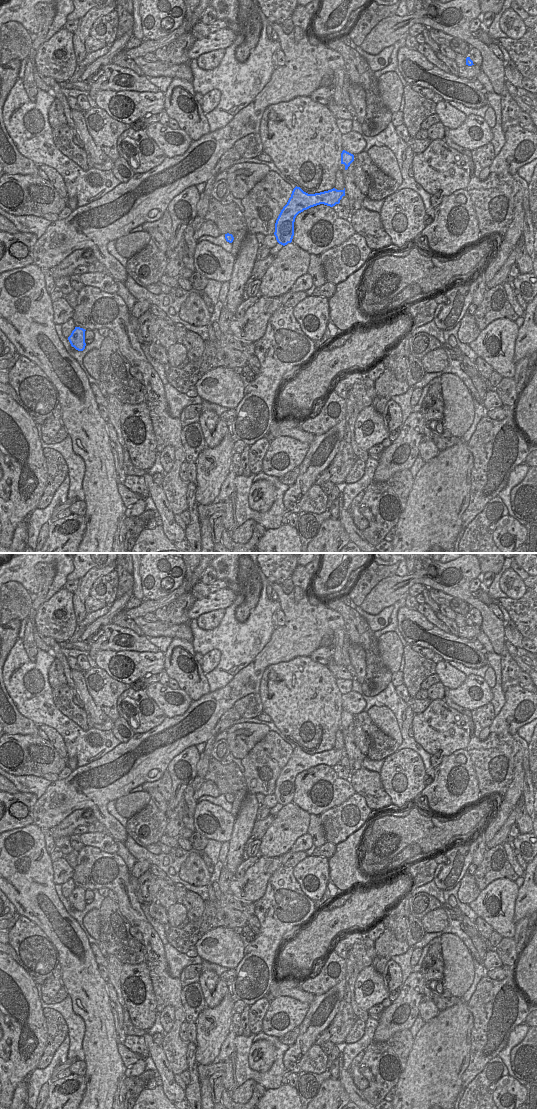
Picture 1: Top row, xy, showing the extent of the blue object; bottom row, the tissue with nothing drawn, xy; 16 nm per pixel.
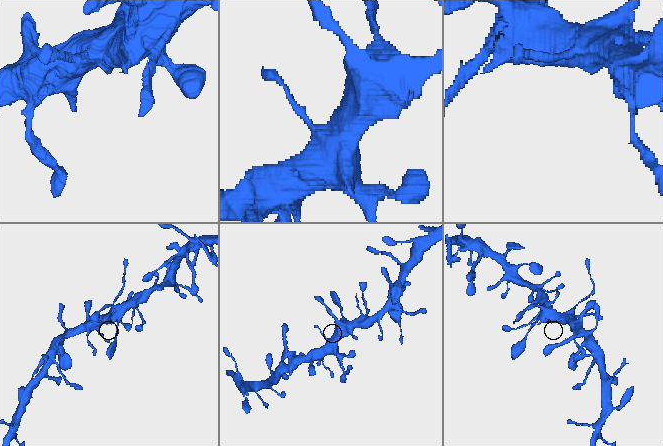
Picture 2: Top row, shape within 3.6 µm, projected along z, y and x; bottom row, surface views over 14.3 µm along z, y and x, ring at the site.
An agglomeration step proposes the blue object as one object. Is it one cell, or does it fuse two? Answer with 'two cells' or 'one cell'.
one cell

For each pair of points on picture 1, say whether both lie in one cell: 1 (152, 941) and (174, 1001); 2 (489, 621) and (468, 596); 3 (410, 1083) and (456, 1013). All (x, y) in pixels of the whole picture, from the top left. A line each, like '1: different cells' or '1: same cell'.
1: same cell
2: same cell
3: same cell

